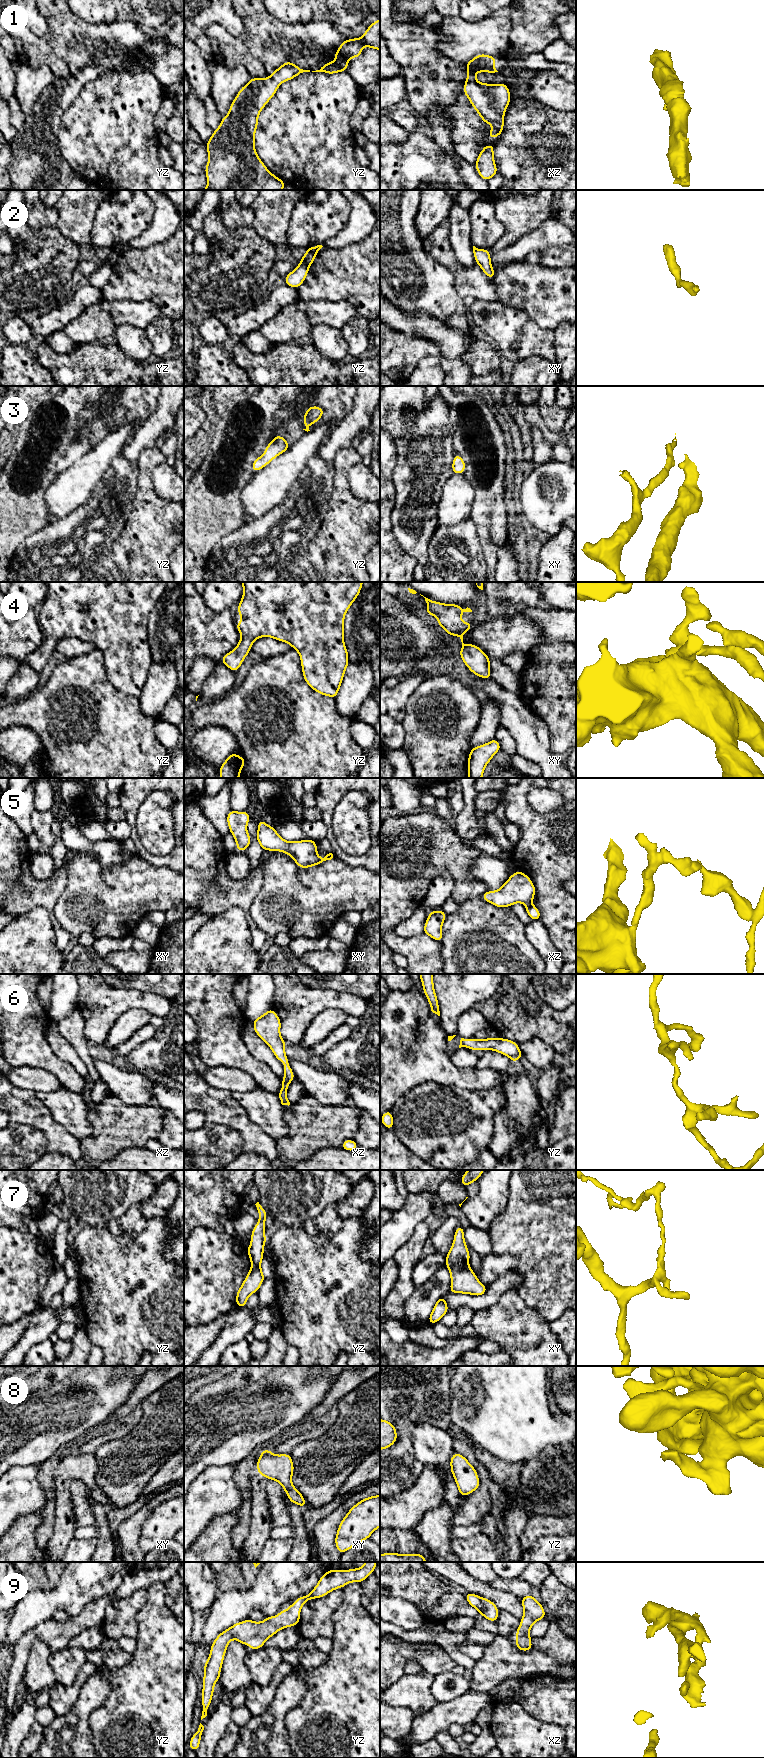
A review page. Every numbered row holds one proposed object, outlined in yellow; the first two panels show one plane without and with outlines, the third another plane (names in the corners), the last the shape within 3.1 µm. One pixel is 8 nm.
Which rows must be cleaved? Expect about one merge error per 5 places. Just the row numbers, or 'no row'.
5

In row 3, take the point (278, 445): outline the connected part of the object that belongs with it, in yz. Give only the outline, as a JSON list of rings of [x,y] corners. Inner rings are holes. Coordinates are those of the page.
[[[276,435],[274,439],[266,446],[265,453],[257,457],[251,466],[251,470],[257,472],[269,464],[274,458],[289,449],[290,445],[284,437]]]

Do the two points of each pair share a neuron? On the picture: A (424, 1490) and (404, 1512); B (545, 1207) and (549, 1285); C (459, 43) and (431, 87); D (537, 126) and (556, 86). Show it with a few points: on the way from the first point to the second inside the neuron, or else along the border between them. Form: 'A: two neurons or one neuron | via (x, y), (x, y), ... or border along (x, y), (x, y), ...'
A: one neuron | via (421, 1495), (409, 1507)
B: one neuron | via (549, 1226), (549, 1266)
C: two neurons | border along (443, 36), (437, 48), (465, 64)
D: two neurons | border along (533, 98), (553, 108), (565, 111)

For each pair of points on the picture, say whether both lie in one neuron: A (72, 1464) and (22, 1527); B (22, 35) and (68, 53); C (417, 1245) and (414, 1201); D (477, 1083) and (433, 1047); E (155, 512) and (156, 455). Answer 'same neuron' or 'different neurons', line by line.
A: different neurons
B: same neuron
C: different neurons
D: same neuron
E: same neuron

